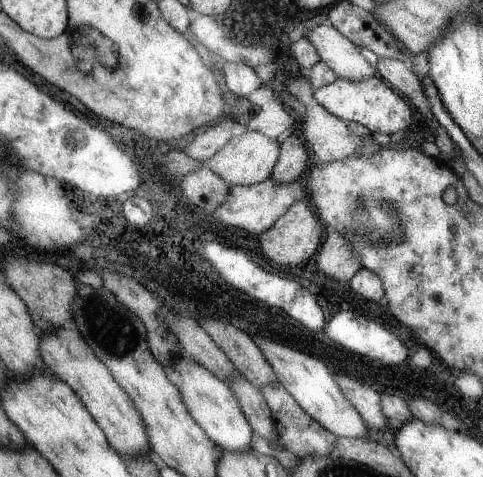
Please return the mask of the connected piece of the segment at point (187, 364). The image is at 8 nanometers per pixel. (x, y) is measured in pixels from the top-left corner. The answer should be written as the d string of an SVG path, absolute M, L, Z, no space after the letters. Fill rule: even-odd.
M180 356L167 369L168 376L182 393L183 400L190 410L191 416L203 427L204 432L219 448L233 451L247 451L251 448L254 429L251 427L242 406L236 400L231 388L217 377L210 369Z

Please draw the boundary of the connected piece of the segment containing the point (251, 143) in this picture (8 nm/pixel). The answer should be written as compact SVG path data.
M256 131L233 136L222 150L204 162L212 172L221 176L230 185L253 185L271 178L281 155L281 145L277 140L268 138Z

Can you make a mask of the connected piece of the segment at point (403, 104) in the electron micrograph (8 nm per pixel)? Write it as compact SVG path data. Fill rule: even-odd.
M377 75L365 81L349 81L339 78L332 84L314 90L313 97L321 107L343 121L358 122L366 126L371 133L382 132L390 136L400 130L406 130L412 124L412 108L396 89L390 90L384 82L380 82L380 79Z

